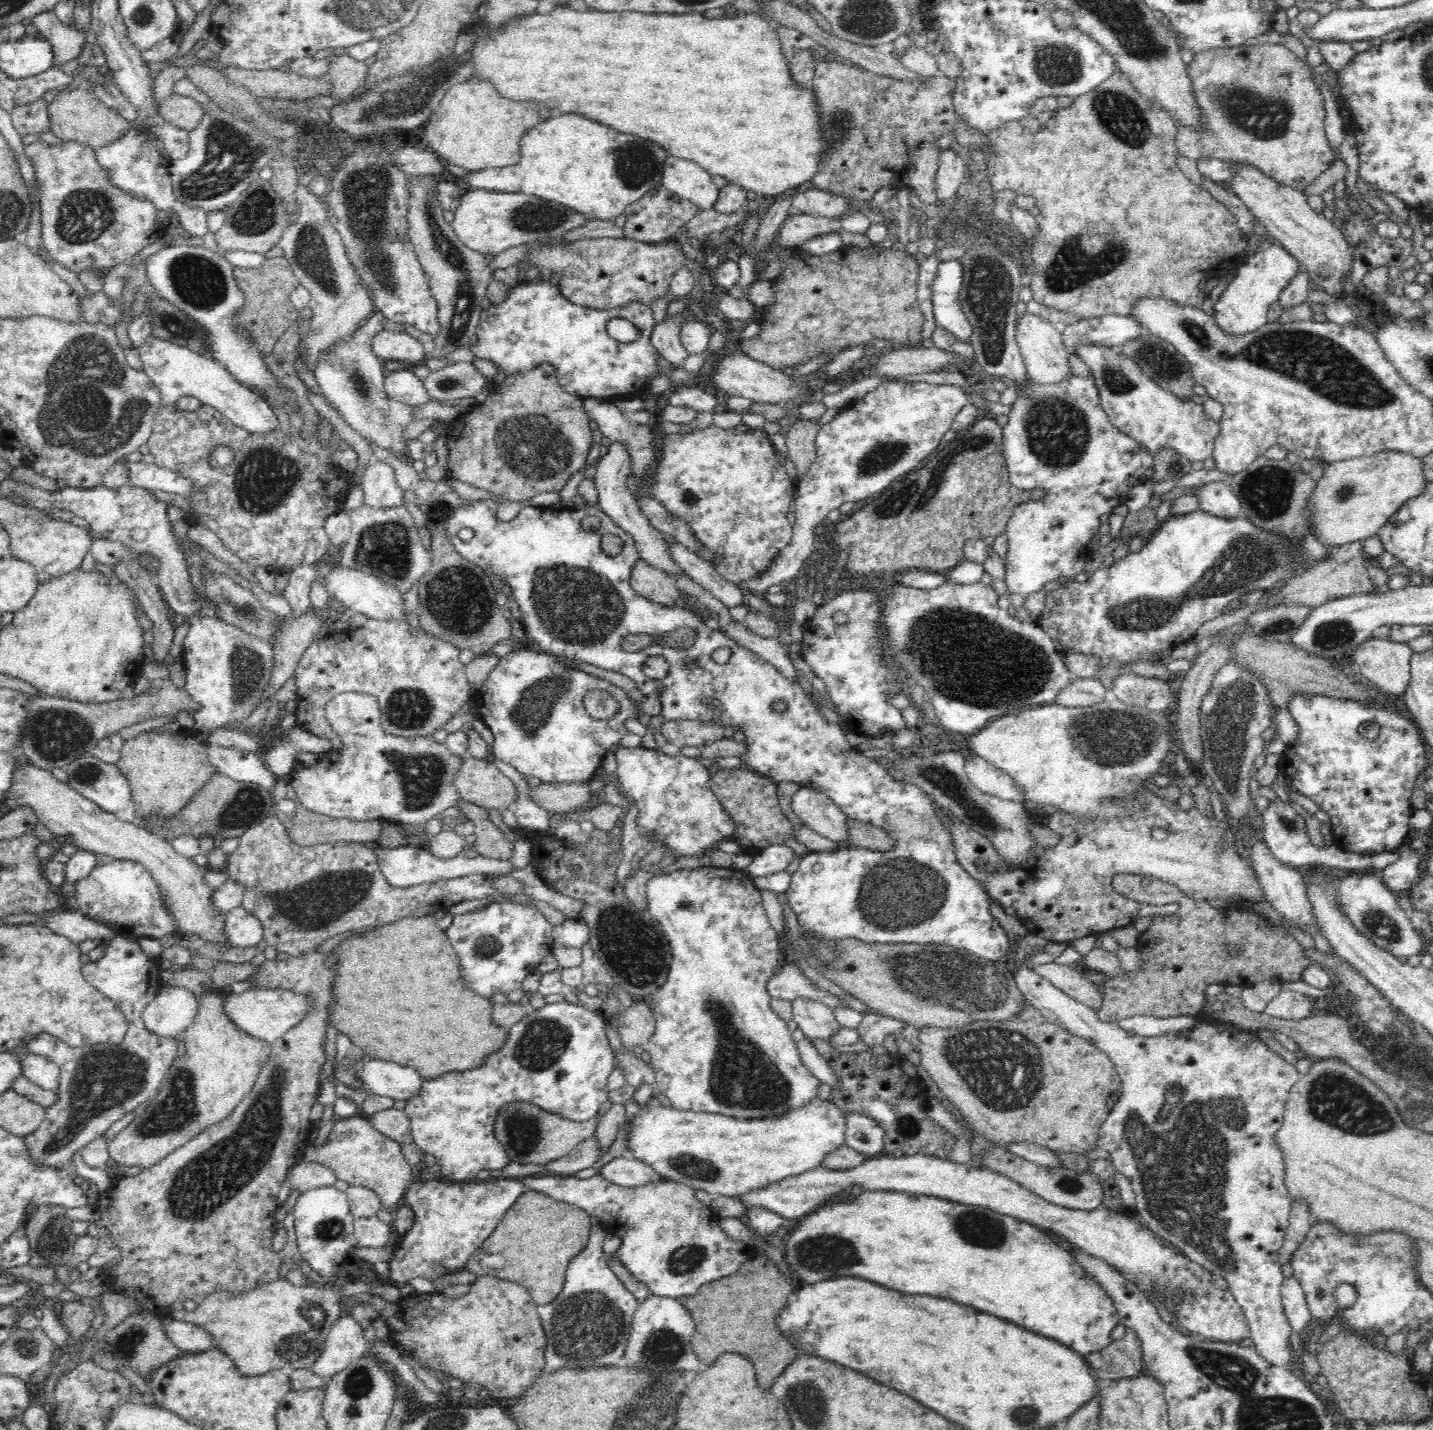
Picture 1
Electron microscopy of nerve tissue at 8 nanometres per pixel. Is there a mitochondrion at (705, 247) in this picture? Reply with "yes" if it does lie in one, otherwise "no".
no

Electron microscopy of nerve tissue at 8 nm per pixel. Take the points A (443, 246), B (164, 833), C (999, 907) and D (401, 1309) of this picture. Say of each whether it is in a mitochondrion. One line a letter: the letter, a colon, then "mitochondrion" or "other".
A: mitochondrion
B: other
C: other
D: other

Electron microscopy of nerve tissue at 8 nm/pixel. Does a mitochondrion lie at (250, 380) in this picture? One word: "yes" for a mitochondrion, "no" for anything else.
no

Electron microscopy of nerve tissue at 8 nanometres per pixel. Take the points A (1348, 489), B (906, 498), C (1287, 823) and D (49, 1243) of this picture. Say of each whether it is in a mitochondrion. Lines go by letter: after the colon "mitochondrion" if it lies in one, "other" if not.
A: mitochondrion
B: mitochondrion
C: mitochondrion
D: mitochondrion

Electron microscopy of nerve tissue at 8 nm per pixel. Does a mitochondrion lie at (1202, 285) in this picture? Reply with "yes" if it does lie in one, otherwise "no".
no

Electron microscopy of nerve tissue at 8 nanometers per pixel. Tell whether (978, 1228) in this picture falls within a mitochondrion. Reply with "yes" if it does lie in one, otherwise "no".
yes

